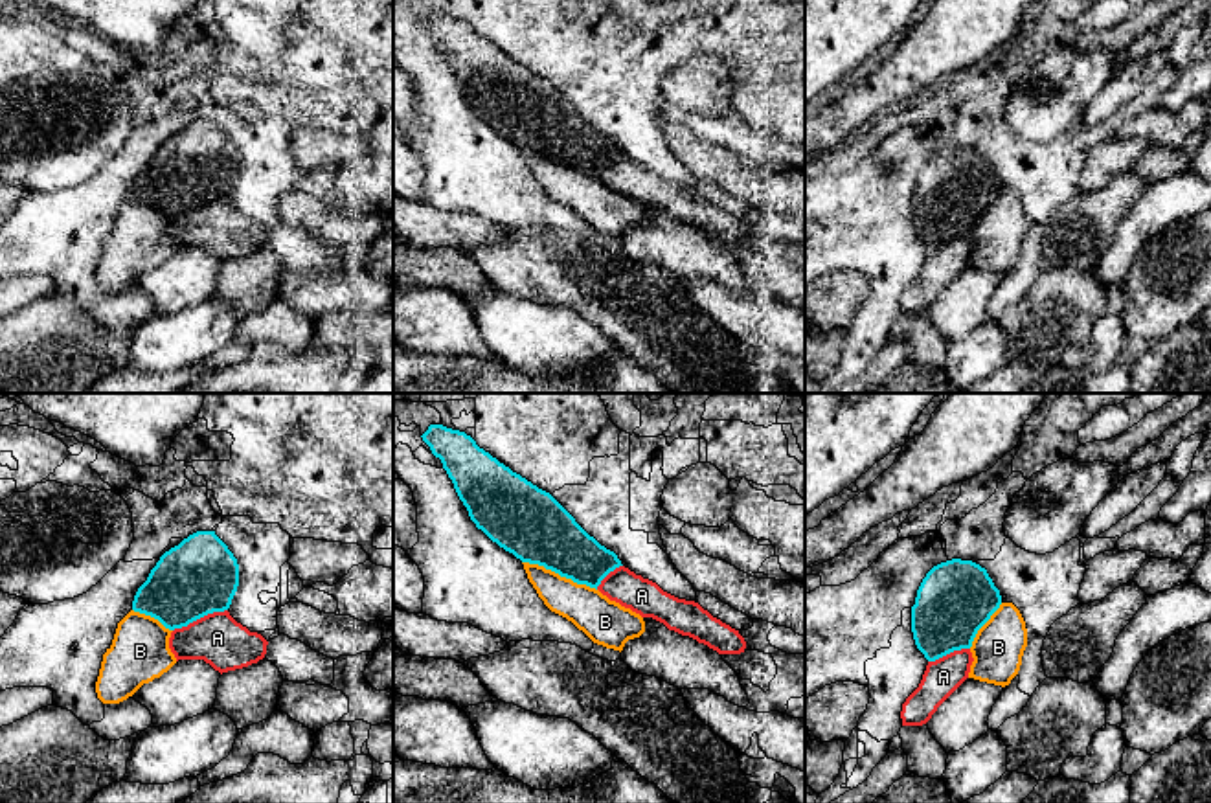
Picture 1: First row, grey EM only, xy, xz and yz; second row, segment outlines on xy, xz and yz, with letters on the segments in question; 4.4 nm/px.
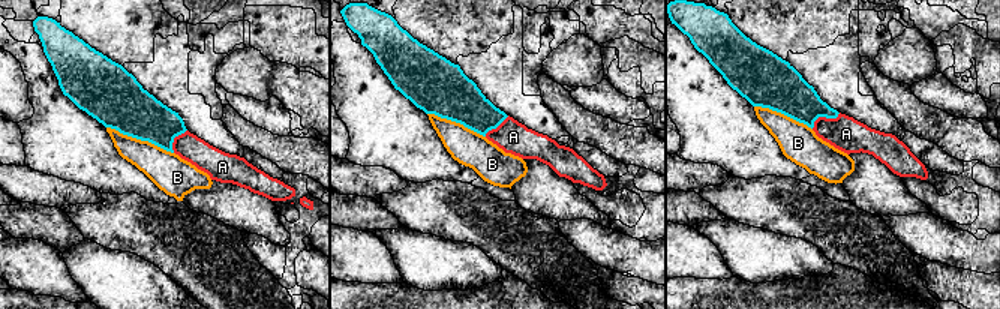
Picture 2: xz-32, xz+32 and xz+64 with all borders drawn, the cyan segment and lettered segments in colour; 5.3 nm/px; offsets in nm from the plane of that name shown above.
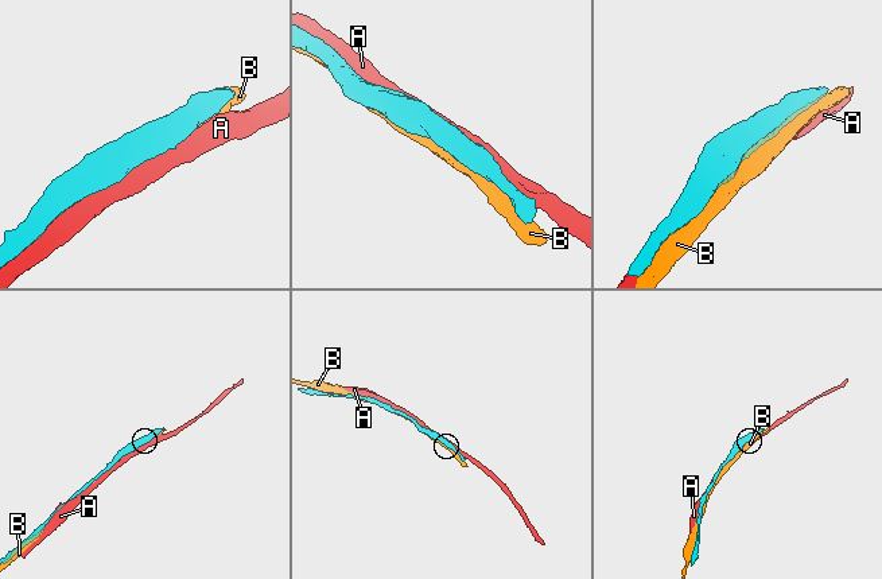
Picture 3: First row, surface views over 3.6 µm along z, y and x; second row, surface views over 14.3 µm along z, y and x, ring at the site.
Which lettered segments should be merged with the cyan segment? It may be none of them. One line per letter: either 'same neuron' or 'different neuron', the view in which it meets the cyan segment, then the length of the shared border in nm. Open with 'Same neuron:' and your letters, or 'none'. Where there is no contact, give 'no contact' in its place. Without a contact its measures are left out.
Same neuron: none
A: different neuron | xy | 260 nm
B: different neuron | xz | 360 nm

